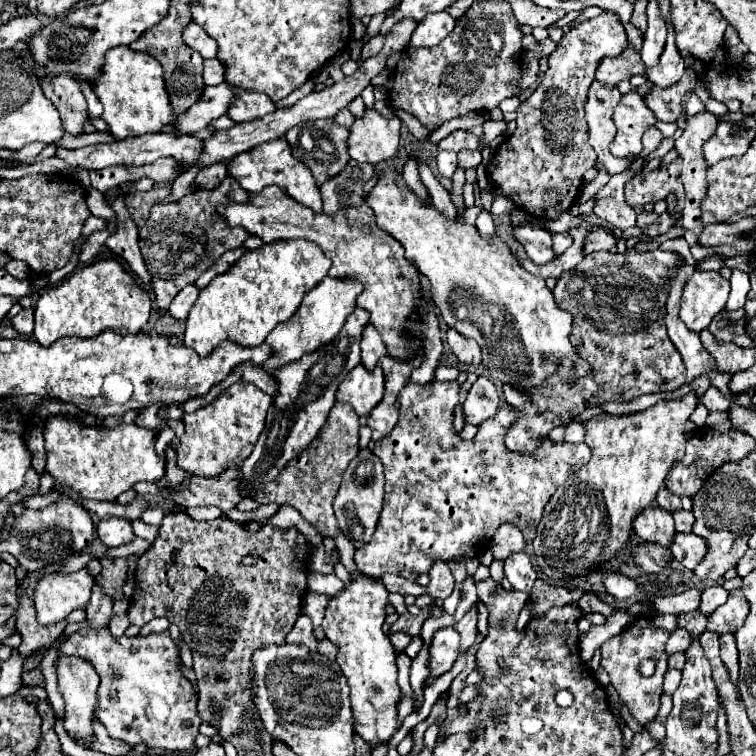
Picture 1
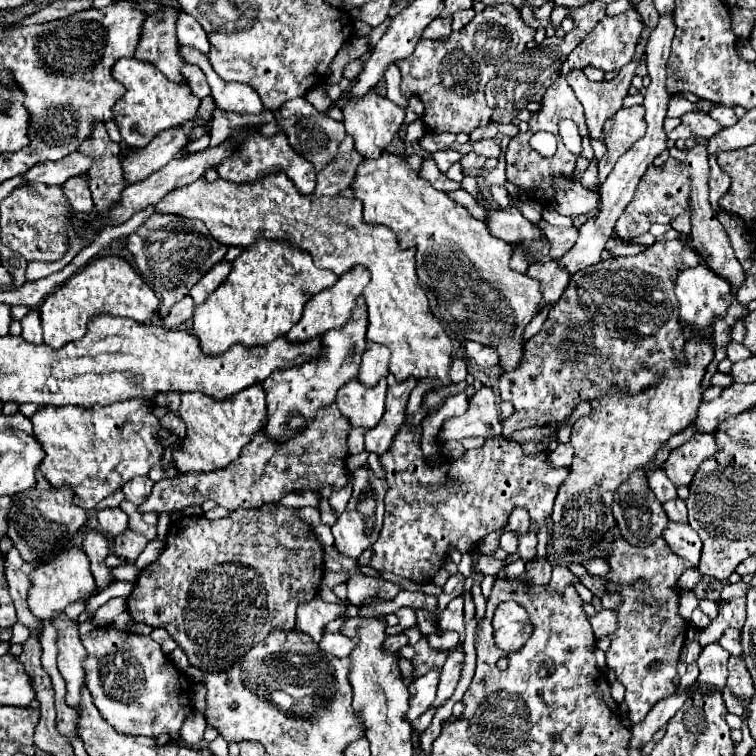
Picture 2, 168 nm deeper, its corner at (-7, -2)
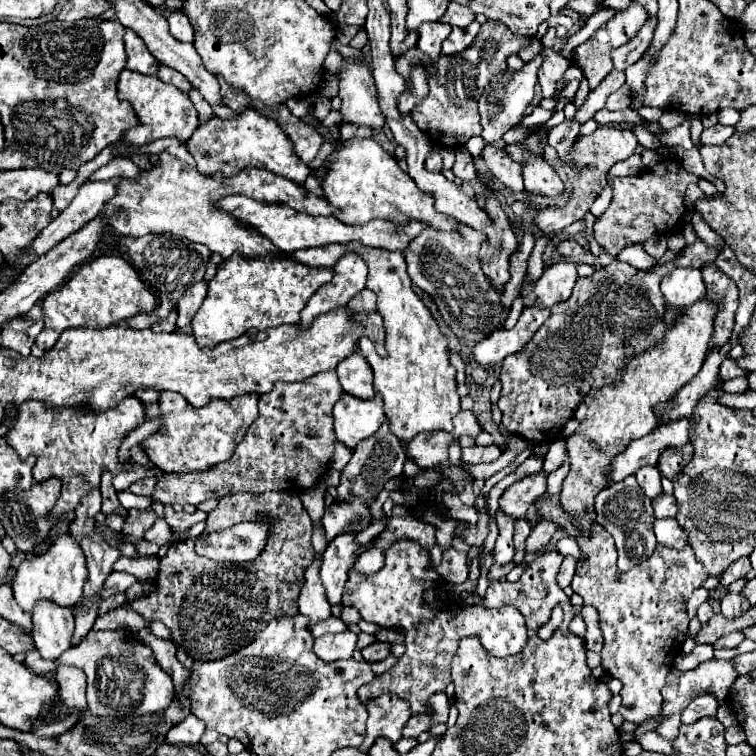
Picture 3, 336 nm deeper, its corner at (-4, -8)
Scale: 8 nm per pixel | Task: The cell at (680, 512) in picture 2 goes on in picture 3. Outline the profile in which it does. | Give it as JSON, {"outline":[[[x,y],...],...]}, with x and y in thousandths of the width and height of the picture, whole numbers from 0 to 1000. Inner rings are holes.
{"outline":[[[870,655],[865,663],[862,663],[862,671],[865,671],[865,684],[868,687],[878,687],[878,684],[894,684],[894,660],[889,655]]]}

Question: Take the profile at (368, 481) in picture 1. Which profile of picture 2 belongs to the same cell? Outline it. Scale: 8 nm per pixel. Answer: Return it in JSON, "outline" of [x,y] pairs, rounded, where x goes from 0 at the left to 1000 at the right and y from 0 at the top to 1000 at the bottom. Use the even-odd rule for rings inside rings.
{"outline":[[[475,618],[472,623],[467,623],[464,636],[467,636],[467,655],[459,665],[459,673],[446,687],[446,692],[438,697],[438,702],[440,702],[440,710],[443,710],[446,726],[451,731],[472,739],[478,734],[478,729],[491,724],[501,710],[501,700],[507,694],[507,681],[509,681],[507,660],[509,660],[509,652],[512,652],[512,636],[501,634],[488,618]]]}

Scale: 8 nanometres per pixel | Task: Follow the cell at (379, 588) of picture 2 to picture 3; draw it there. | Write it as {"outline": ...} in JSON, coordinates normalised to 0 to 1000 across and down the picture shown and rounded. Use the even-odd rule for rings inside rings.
{"outline":[[[529,713],[519,726],[513,724],[513,729],[508,729],[508,750],[503,755],[492,761],[474,758],[468,750],[460,755],[452,800],[471,803],[479,819],[487,824],[532,835],[537,856],[534,866],[516,888],[495,896],[492,903],[476,909],[471,919],[481,933],[487,925],[495,925],[495,914],[497,919],[519,914],[540,927],[545,946],[566,943],[566,925],[574,917],[587,914],[598,901],[595,874],[614,843],[632,843],[635,853],[656,869],[683,866],[696,853],[696,824],[683,803],[643,806],[635,800],[616,800],[603,790],[582,790],[590,782],[587,769],[571,750],[574,745],[566,726],[545,718],[545,713]]]}

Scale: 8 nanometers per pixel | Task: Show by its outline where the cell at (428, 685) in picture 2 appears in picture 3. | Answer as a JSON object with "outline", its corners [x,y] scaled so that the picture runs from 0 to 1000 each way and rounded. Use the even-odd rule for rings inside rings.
{"outline":[[[511,917],[503,919],[500,925],[492,925],[487,930],[487,954],[484,954],[484,970],[481,970],[481,983],[474,988],[474,993],[487,993],[497,978],[513,978],[519,983],[526,983],[532,975],[532,962],[542,951],[542,935],[534,925]]]}

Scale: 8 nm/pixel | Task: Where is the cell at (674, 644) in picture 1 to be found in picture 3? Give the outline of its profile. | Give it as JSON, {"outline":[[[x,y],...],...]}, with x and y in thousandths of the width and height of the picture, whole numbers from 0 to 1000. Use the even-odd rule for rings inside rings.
{"outline":[[[960,784],[952,795],[952,803],[955,803],[955,813],[963,816],[963,819],[974,819],[979,816],[984,808],[989,808],[992,798],[989,792],[984,792],[984,787],[979,784]]]}

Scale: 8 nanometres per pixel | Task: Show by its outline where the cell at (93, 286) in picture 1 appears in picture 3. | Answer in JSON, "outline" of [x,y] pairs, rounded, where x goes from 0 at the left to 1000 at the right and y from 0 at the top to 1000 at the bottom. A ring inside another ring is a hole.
{"outline":[[[135,337],[111,348],[87,374],[56,398],[58,435],[48,446],[48,456],[63,464],[77,446],[95,433],[143,433],[167,425],[188,411],[204,411],[206,396],[185,372],[180,356],[156,337]]]}

